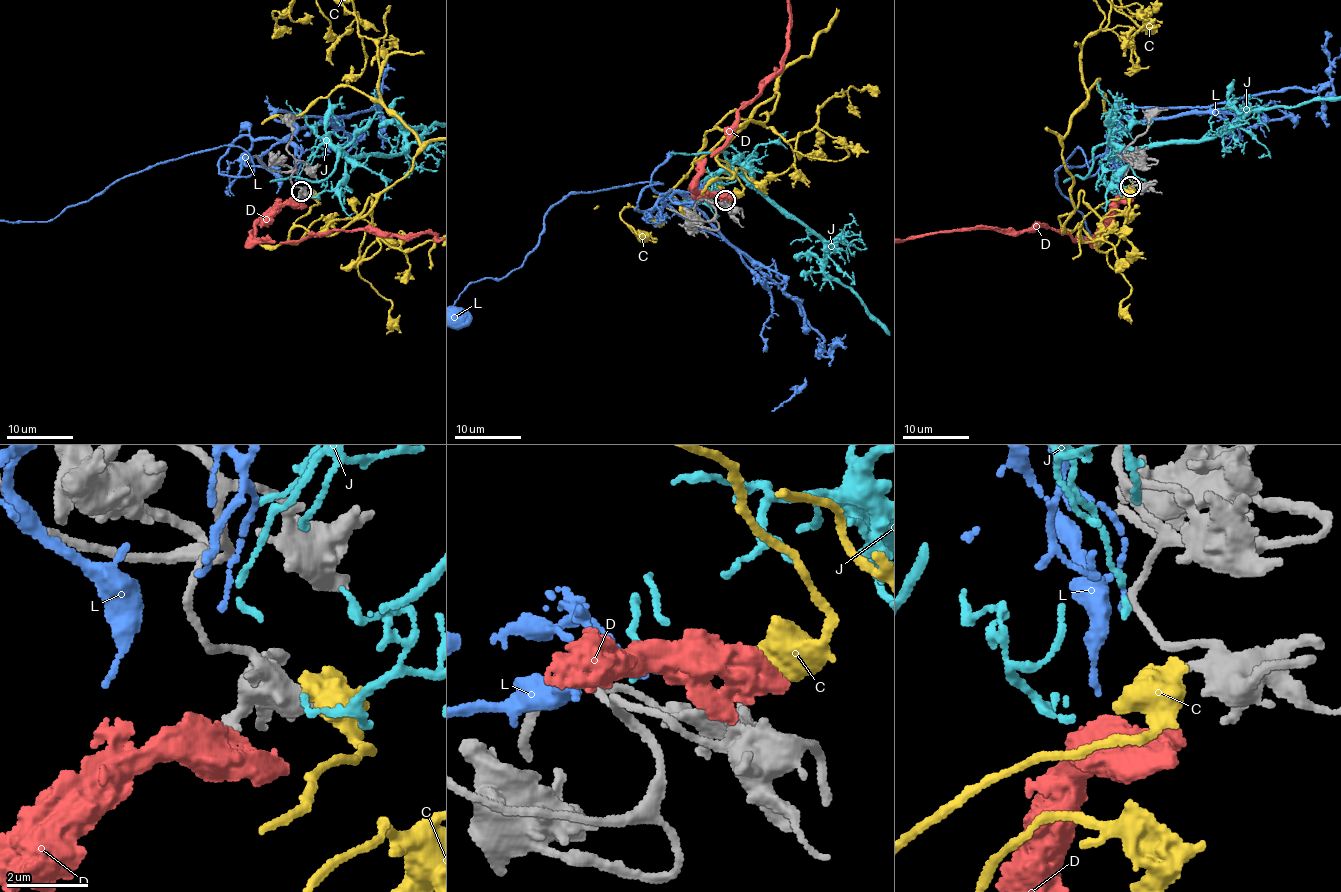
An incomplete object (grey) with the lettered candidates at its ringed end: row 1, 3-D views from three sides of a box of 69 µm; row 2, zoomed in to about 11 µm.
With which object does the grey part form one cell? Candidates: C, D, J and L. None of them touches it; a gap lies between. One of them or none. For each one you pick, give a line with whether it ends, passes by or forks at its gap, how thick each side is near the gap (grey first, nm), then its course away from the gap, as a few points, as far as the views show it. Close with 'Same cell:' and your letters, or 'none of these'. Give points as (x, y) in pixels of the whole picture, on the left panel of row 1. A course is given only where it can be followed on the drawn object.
C: It ends there. Thickness 200 nm (grey) against 550 nm
Same cell: C

